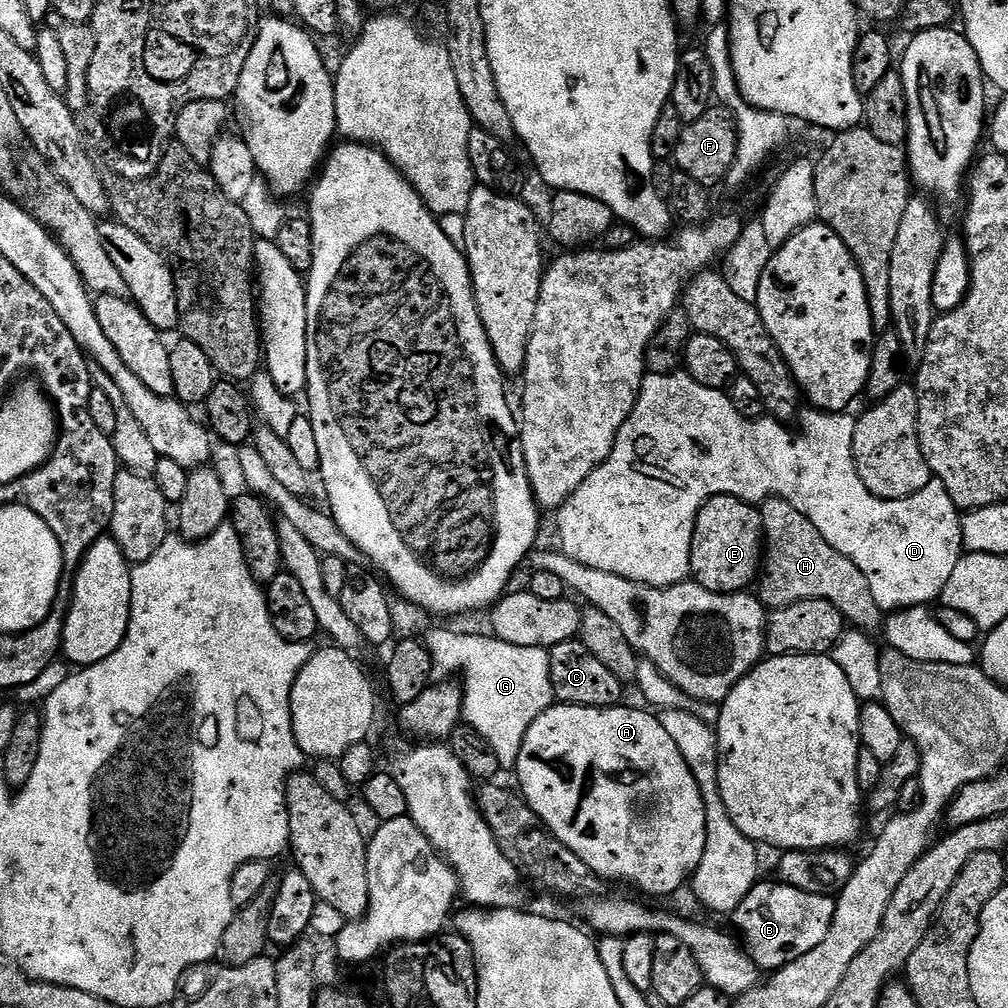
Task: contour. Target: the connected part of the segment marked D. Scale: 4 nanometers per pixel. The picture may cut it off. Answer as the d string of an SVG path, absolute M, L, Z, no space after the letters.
M683 370L671 372L668 376L662 374L645 375L642 390L638 394L638 402L634 406L630 418L626 418L622 430L618 430L614 450L610 450L606 462L602 462L602 466L593 470L590 478L586 478L586 482L582 482L582 486L578 486L578 490L574 490L574 494L570 494L570 498L558 509L556 520L562 530L563 552L570 558L574 558L574 562L582 562L582 566L590 566L594 570L606 570L606 574L618 574L622 578L630 578L630 582L638 582L651 588L669 588L675 584L683 584L689 579L692 570L690 550L694 538L694 522L708 499L712 496L733 496L757 506L773 498L785 500L790 502L790 506L794 506L794 510L798 510L804 517L810 519L814 526L817 526L819 532L826 538L826 542L830 543L834 550L838 550L844 557L850 558L862 570L862 574L866 574L866 582L870 582L870 594L874 594L878 598L892 596L894 607L908 608L905 612L894 613L889 620L888 617L886 620L888 640L892 643L889 645L895 651L915 660L923 660L926 664L976 664L978 652L972 644L954 638L954 634L950 634L950 631L942 626L936 614L928 613L924 608L916 608L919 604L928 604L931 600L939 601L943 597L946 582L950 579L950 574L954 574L954 566L958 566L961 556L965 555L966 552L964 539L959 532L962 512L952 501L950 494L946 494L946 486L942 486L940 480L933 479L929 487L918 490L918 494L914 494L910 498L902 498L901 500L884 500L870 494L870 490L866 488L862 478L858 477L858 470L852 453L856 420L843 412L822 412L813 408L807 409L805 414L804 436L799 436L798 433L788 429L791 427L787 423L779 420L771 418L744 420L742 414L738 414L738 410L734 410L730 398L721 389L702 386L702 382L694 382L694 378L690 378L687 372Z

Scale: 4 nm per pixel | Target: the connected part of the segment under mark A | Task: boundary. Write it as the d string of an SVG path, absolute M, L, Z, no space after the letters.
M553 703L526 730L526 738L522 742L522 754L518 754L518 762L514 769L516 780L520 783L518 787L519 795L532 807L534 814L543 822L556 837L590 870L595 876L600 876L606 882L612 880L629 880L632 884L637 884L644 892L649 892L652 896L668 896L671 892L676 892L680 887L687 885L692 876L698 870L698 862L702 862L702 850L706 850L706 806L702 802L702 794L694 782L694 774L690 774L690 766L686 766L686 758L674 746L674 738L666 734L662 727L659 715L651 711L640 708L624 708L617 706L615 708L583 708L573 704Z

